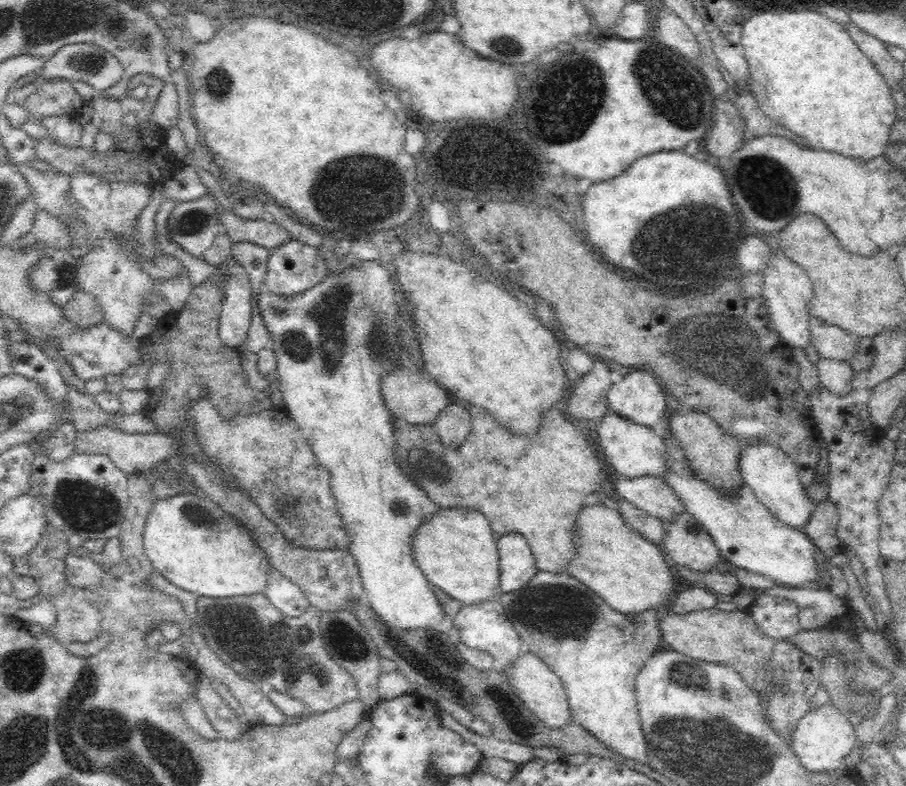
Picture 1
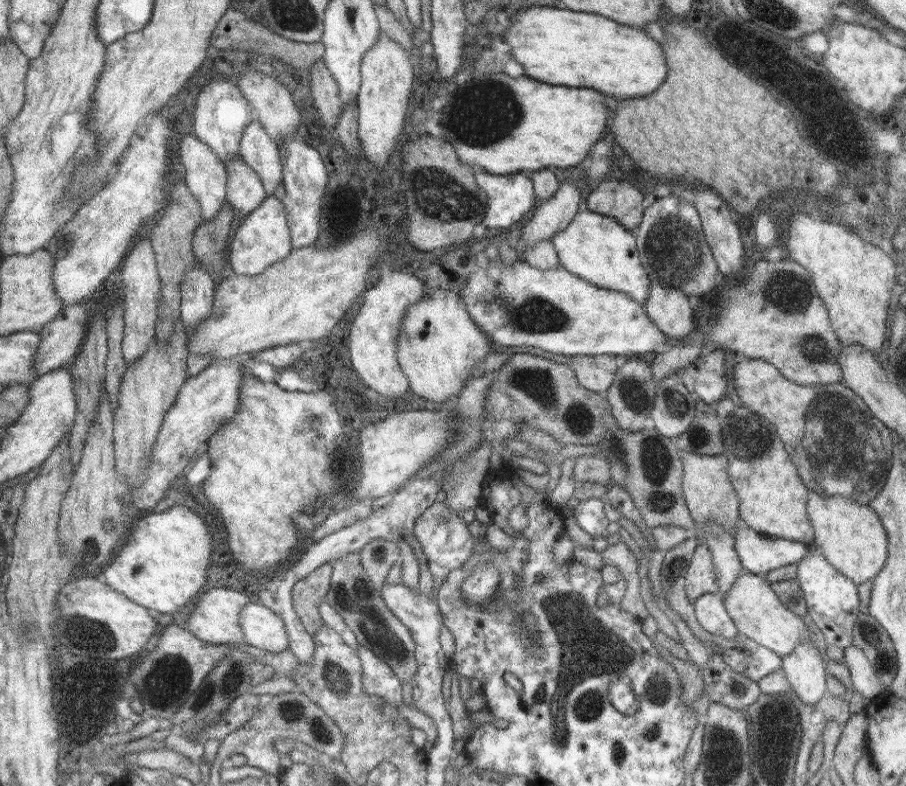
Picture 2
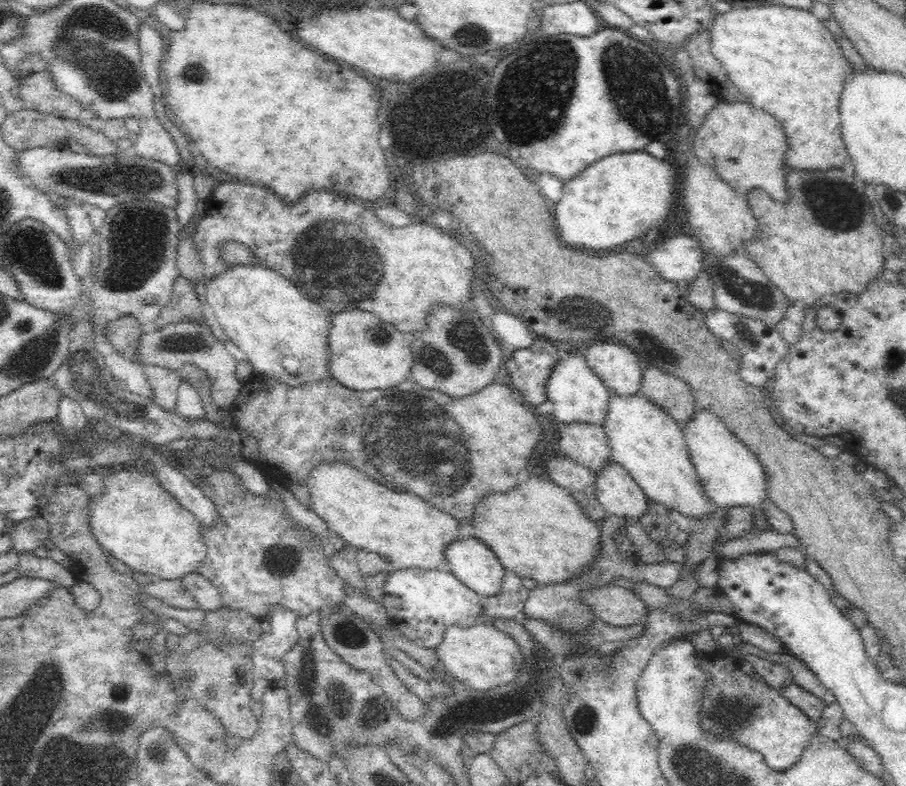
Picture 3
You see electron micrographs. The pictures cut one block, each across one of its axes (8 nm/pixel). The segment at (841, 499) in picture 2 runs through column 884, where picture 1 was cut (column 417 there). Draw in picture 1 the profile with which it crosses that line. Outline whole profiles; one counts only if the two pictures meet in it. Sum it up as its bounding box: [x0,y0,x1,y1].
[410,508,502,602]

